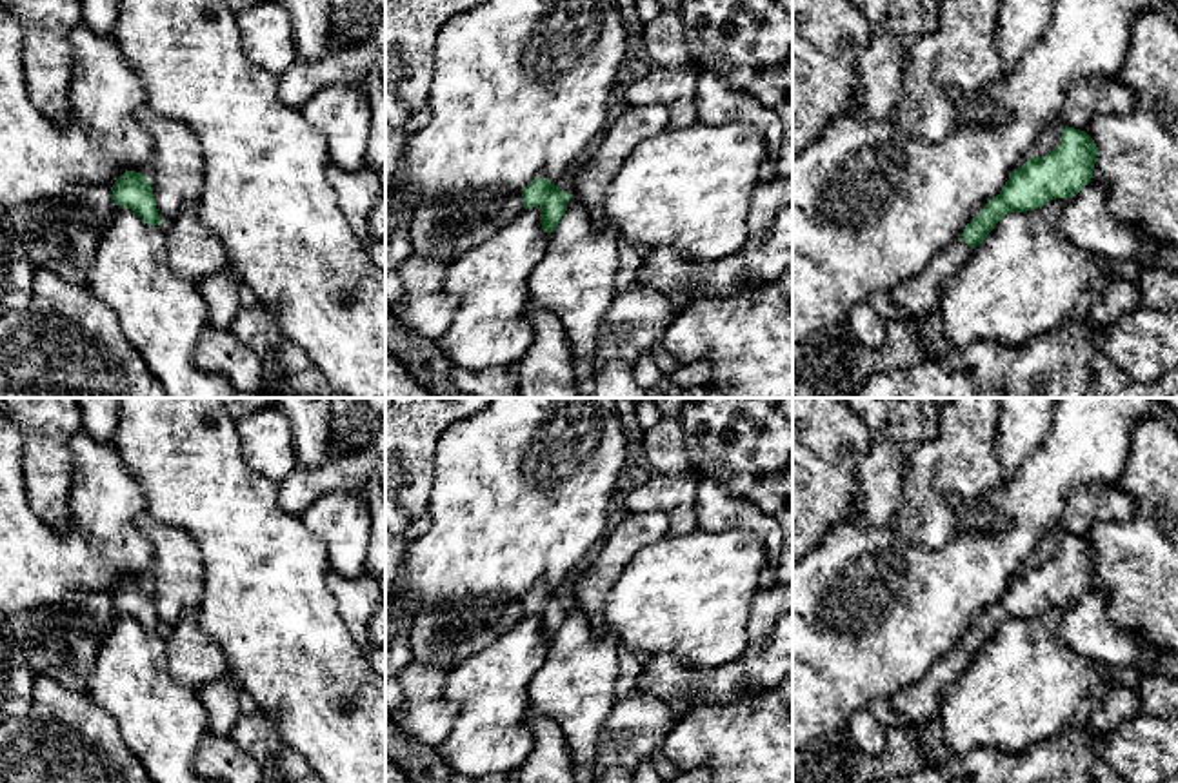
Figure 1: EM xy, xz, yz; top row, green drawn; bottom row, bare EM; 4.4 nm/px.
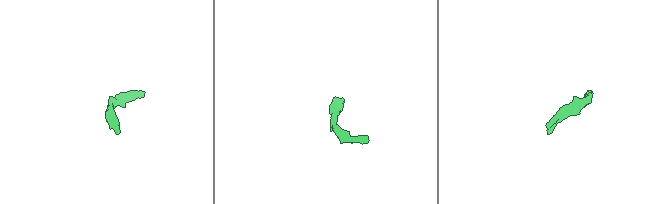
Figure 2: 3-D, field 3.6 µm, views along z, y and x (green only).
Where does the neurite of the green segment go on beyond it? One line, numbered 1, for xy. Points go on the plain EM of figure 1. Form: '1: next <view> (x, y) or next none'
1: next none

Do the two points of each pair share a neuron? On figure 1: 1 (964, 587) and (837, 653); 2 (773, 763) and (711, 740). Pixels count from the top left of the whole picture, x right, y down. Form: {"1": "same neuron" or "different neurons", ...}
{"1": "same neuron", "2": "same neuron"}

